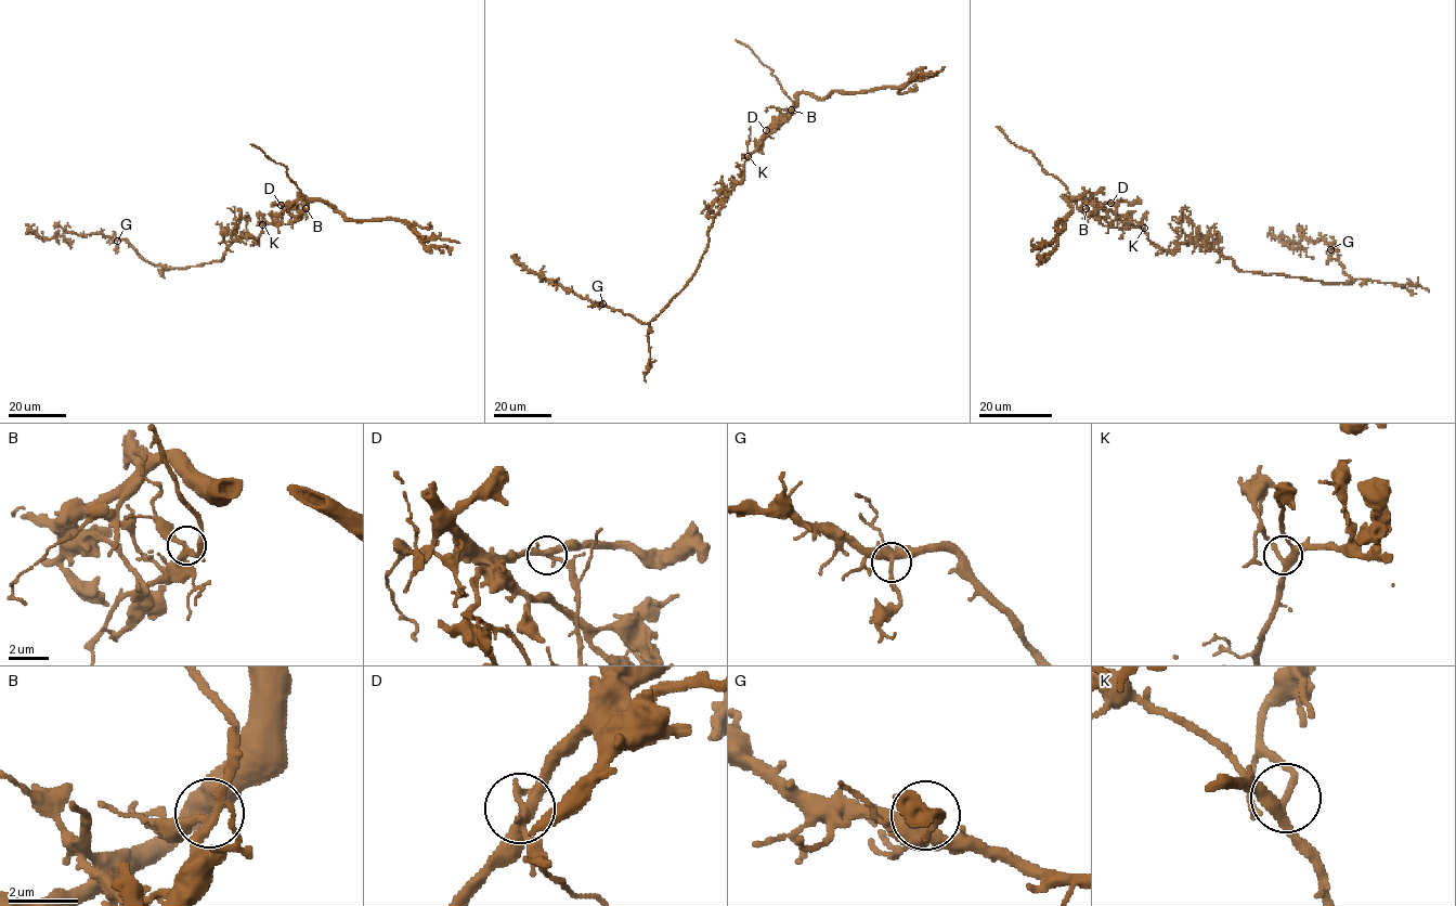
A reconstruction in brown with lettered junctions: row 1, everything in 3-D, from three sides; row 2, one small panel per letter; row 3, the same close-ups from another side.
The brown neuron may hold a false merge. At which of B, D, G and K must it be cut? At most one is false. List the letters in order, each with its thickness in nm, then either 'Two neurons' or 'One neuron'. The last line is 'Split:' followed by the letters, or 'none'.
B: Thickness 260 nm. One neuron
D: Thickness 280 nm. Two neurons
G: Thickness 320 nm. One neuron
K: Thickness 280 nm. One neuron
Split: D

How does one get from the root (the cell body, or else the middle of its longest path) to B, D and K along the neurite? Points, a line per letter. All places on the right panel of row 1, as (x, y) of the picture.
B: (1208, 247), (1182, 243), (1171, 249), (1160, 249), (1149, 241), (1141, 227), (1112, 227), (1104, 218), (1086, 208)
D: (1208, 247), (1182, 243), (1171, 249), (1160, 249), (1149, 241), (1141, 227), (1125, 224), (1112, 203)
K: (1208, 247), (1182, 243), (1171, 249), (1160, 249), (1149, 241), (1144, 228)

